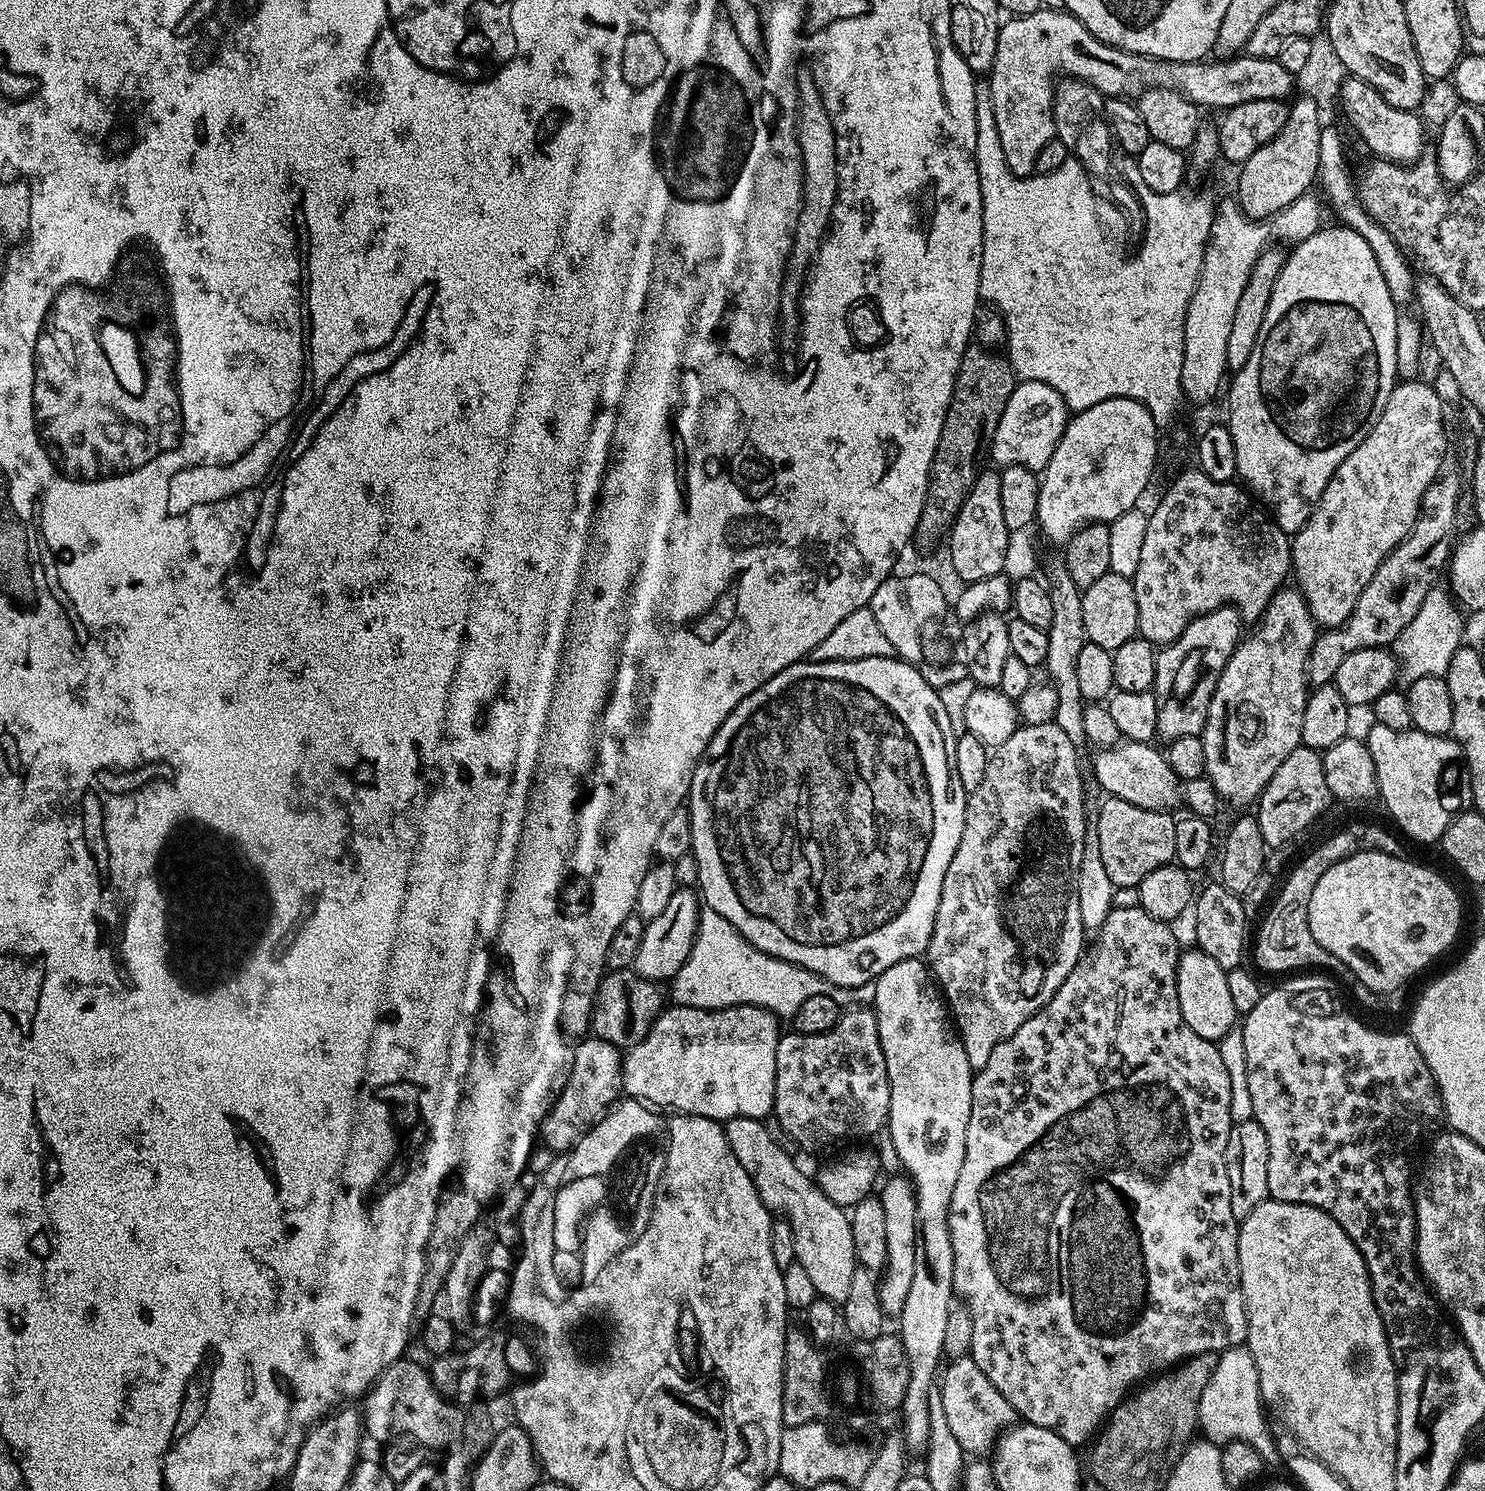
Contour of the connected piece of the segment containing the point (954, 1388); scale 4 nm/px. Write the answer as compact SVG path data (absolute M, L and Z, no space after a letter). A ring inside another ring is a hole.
M971 1355L953 1359L951 1363L944 1372L944 1381L938 1384L947 1425L965 1454L972 1458L987 1457L997 1447L1001 1437L1017 1423L1018 1414L1014 1406L1010 1406L1010 1402L998 1394L982 1370L978 1370Z

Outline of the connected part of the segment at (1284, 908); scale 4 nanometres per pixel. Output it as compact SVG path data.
M1352 824L1349 828L1334 833L1329 840L1322 841L1309 856L1295 861L1296 869L1292 873L1289 871L1283 877L1284 885L1282 885L1282 880L1274 899L1267 905L1268 913L1266 913L1266 908L1263 913L1264 921L1261 922L1260 929L1256 932L1256 964L1258 967L1265 968L1268 972L1296 972L1299 968L1321 968L1322 971L1329 972L1342 987L1349 988L1358 1003L1364 1004L1368 999L1373 999L1372 991L1364 988L1362 982L1358 982L1358 978L1354 978L1350 966L1338 962L1338 958L1334 958L1334 954L1330 954L1330 950L1322 950L1322 946L1318 946L1318 942L1314 942L1310 938L1292 940L1292 936L1298 935L1299 932L1303 933L1307 929L1308 903L1310 894L1314 894L1314 886L1318 886L1318 878L1322 878L1322 874L1326 874L1326 870L1330 870L1330 866L1334 866L1360 851L1359 838L1367 837L1369 835L1367 832L1366 825Z

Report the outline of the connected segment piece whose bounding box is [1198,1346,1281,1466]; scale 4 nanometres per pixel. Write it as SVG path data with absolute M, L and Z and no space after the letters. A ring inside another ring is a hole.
M1247 1347L1226 1348L1219 1353L1206 1386L1200 1391L1198 1407L1198 1415L1201 1419L1199 1431L1204 1440L1212 1440L1217 1446L1230 1444L1235 1440L1244 1442L1254 1446L1254 1450L1258 1450L1265 1465L1281 1463L1276 1439L1272 1437L1272 1429L1266 1419L1266 1409L1260 1403L1258 1370Z

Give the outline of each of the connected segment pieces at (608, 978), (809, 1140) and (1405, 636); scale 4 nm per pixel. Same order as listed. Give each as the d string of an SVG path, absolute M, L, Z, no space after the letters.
M632 968L609 971L601 980L592 1004L591 1031L595 1039L610 1042L616 1048L627 1050L646 1038L655 1022L665 1011L664 992L655 980L642 978Z
M848 1010L828 1032L802 1034L795 1030L781 1035L776 1067L776 1107L774 1117L780 1128L804 1148L824 1148L851 1136L875 1137L888 1123L890 1078L882 1054L875 1011Z
M1433 586L1426 594L1426 602L1422 602L1418 614L1414 614L1414 622L1410 622L1410 626L1397 639L1395 685L1406 690L1418 678L1444 676L1448 671L1450 658L1463 643L1463 634L1464 620L1460 617L1455 602L1440 589L1440 586Z

